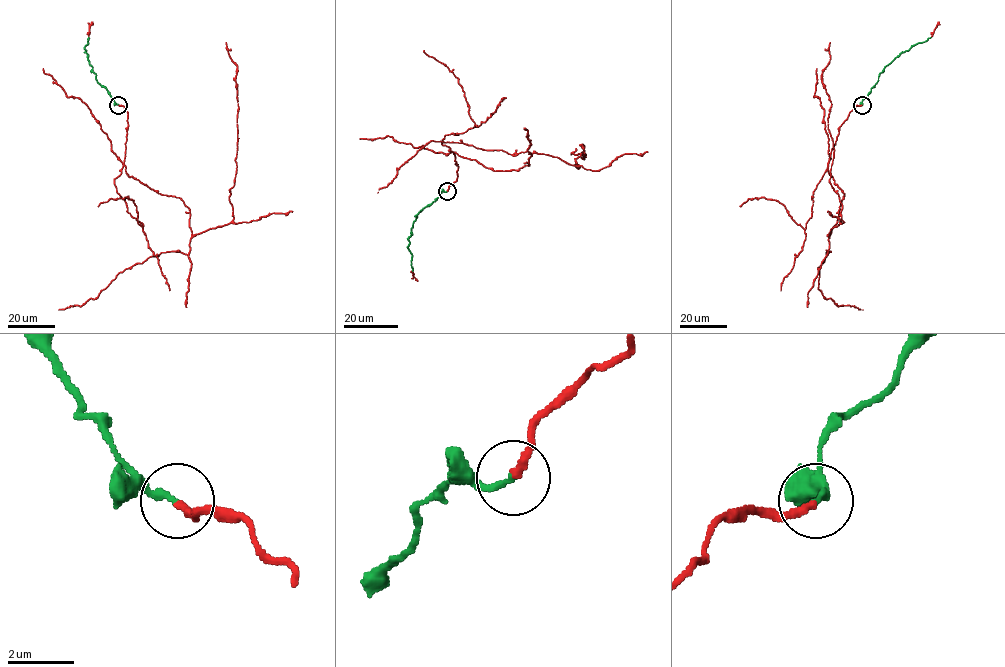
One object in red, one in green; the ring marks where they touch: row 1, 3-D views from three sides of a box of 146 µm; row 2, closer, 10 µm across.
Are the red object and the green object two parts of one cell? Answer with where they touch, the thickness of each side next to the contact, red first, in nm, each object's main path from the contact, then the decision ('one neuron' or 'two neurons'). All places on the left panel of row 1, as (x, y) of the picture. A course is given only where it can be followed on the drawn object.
place (118, 105); calibres 240 and 200 nm; course red (118, 104), (128, 113), (126, 173), (179, 197), (192, 236), (229, 224), (238, 112), (237, 66), (226, 42); course green (118, 104), (96, 80), (85, 52), (88, 37); one neuron

